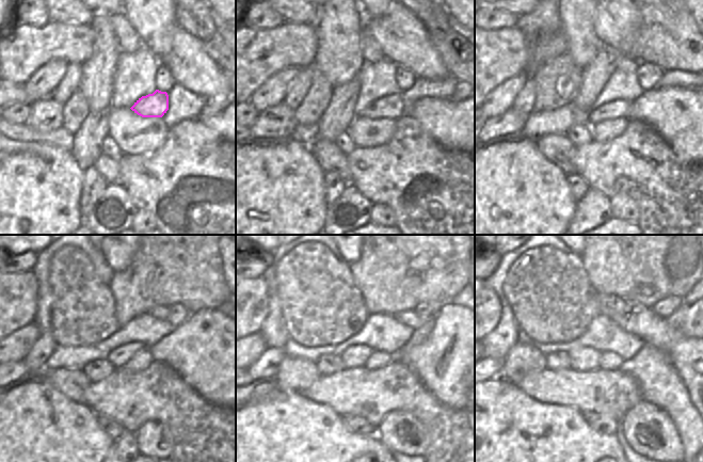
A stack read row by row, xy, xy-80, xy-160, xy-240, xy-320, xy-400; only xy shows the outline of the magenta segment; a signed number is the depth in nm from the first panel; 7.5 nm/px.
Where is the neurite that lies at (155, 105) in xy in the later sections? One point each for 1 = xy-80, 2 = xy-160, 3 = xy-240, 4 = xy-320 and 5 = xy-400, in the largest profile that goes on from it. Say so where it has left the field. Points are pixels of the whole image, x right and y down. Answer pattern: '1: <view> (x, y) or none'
1: xy-80 (389, 107)
2: xy-160 (616, 109)
3: xy-240 (117, 357)
4: xy-320 (353, 356)
5: xy-400 (580, 359)

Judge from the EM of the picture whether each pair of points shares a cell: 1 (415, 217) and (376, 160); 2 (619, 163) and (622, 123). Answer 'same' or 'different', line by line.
1: same
2: different

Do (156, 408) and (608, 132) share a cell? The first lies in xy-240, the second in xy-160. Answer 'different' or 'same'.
different

